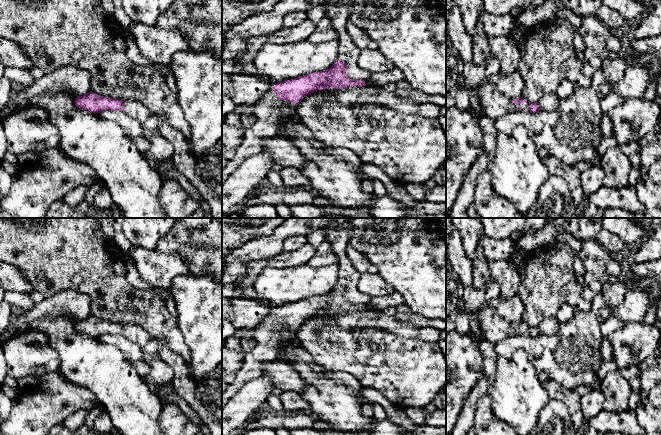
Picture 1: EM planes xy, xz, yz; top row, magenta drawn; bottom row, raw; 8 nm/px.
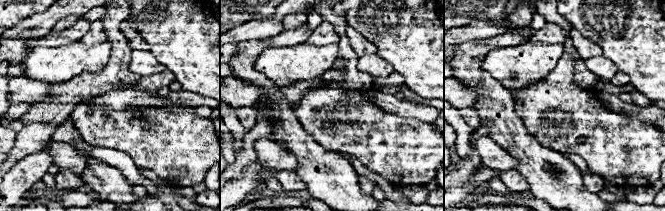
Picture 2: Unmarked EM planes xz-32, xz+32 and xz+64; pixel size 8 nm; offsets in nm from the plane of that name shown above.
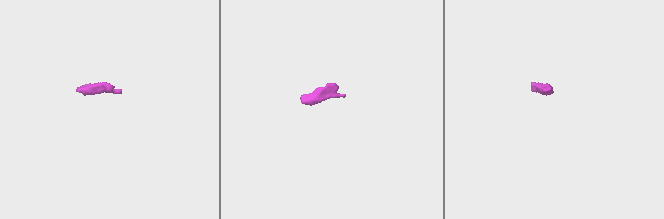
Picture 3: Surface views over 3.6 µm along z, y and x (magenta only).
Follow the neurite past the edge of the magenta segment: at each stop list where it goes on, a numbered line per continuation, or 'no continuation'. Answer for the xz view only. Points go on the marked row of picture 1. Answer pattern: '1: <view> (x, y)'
1: xz (348, 52)
2: xz (270, 112)

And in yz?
1: yz (495, 104)

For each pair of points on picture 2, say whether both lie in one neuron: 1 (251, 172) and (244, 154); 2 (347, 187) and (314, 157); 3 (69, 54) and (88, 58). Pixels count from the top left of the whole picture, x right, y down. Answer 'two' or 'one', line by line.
1: two
2: one
3: one

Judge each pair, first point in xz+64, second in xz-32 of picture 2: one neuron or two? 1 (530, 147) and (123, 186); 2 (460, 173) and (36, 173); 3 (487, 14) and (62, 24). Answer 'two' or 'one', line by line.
1: one
2: two
3: two

